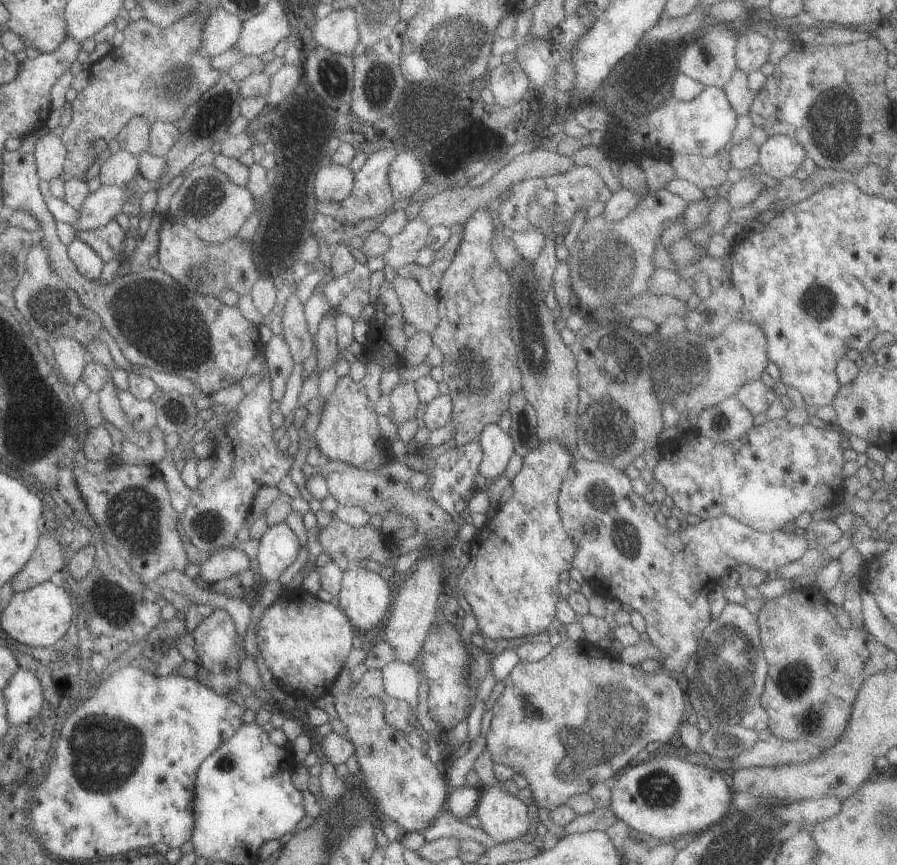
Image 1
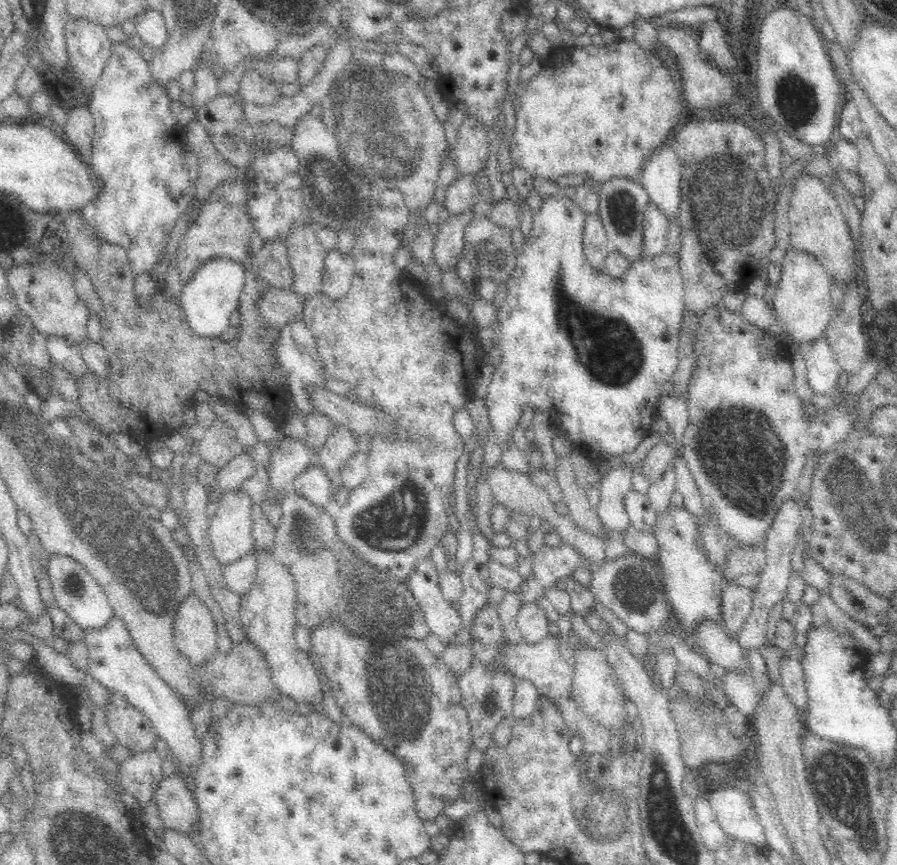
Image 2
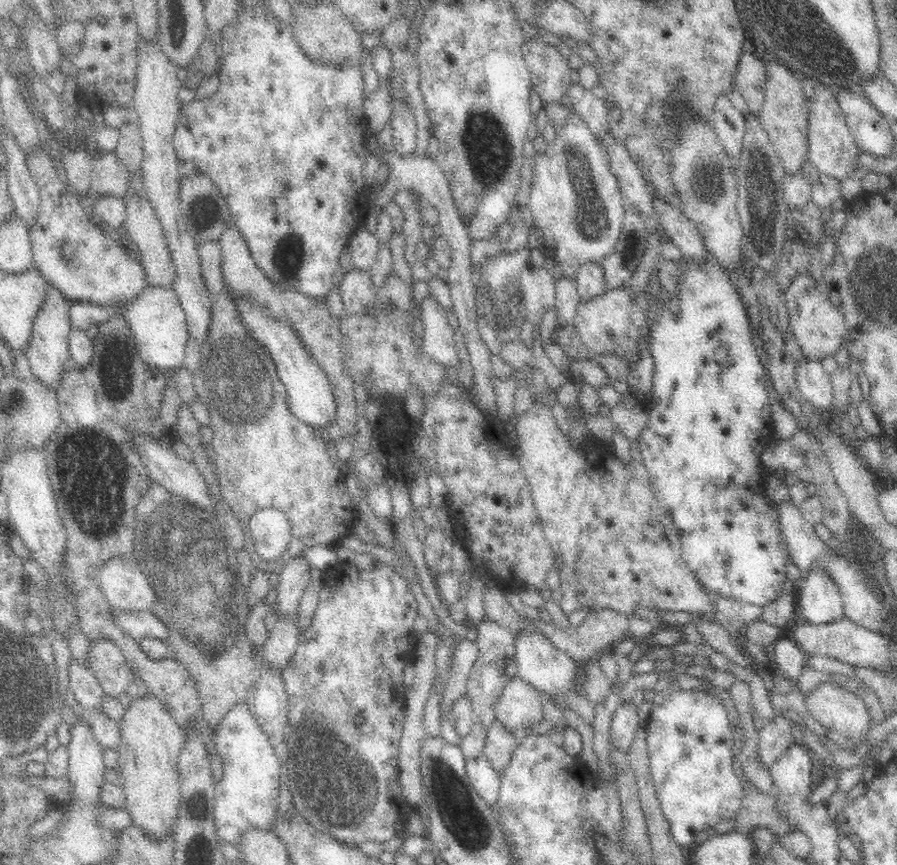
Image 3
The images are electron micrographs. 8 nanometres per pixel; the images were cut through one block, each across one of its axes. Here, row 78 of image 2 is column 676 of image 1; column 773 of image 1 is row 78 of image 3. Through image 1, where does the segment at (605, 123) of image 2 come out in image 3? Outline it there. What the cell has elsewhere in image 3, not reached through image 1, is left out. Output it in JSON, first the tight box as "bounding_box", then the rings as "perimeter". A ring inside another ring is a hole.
{"bounding_box":[522,40,571,103],"perimeter":[[[539,40],[523,42],[522,52],[541,102],[558,103],[571,81],[567,58],[559,54],[556,45],[542,44]]]}

